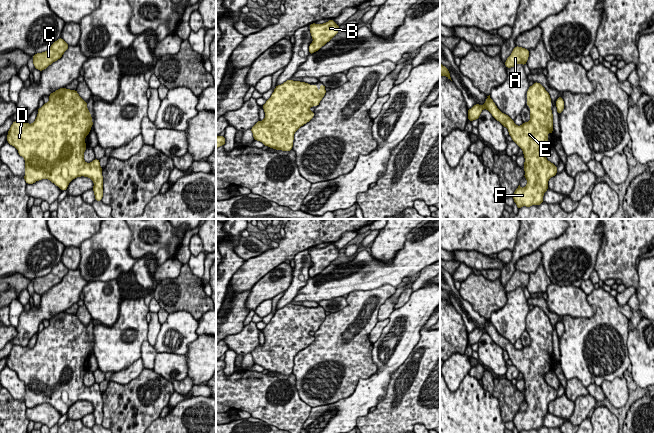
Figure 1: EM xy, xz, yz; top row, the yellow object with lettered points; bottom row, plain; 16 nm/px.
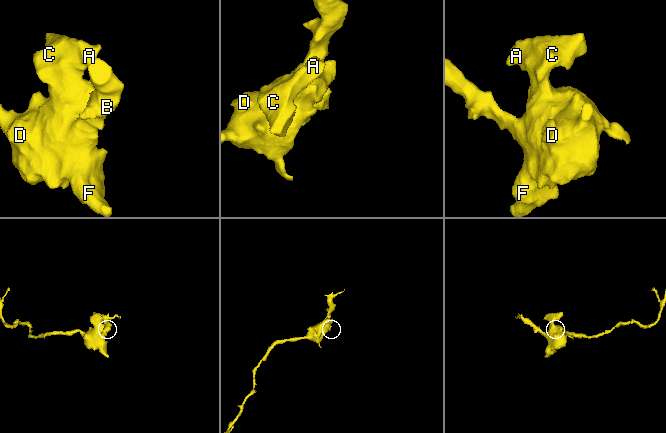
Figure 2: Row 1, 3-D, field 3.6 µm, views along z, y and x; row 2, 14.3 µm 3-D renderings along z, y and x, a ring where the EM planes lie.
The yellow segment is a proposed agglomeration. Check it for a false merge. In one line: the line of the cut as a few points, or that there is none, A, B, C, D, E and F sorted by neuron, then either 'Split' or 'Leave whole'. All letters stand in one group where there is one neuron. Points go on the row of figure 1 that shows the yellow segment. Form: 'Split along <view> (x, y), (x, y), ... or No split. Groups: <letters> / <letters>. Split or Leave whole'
No split. Groups: A B C D E F. Leave whole

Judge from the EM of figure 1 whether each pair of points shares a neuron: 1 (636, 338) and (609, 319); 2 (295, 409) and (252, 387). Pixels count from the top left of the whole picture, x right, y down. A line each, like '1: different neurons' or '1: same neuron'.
1: different neurons
2: same neuron

